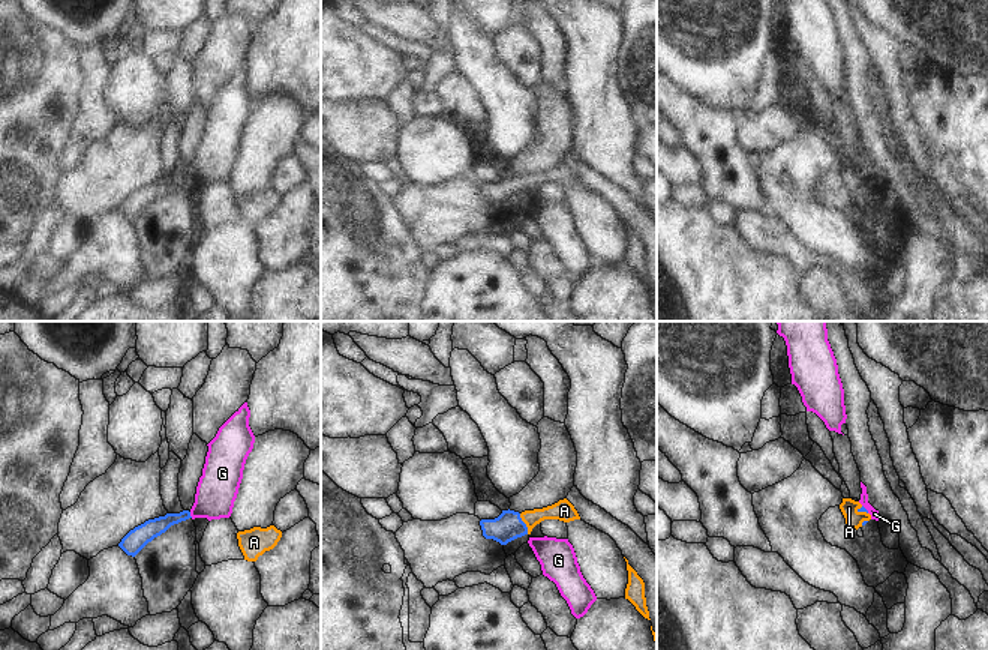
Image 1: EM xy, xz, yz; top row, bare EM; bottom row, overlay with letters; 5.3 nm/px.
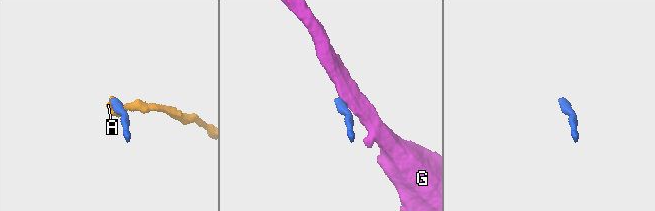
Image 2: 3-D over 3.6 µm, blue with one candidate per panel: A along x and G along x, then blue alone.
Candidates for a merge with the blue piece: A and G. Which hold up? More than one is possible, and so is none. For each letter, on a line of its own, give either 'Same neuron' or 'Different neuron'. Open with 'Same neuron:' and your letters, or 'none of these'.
Same neuron: A
A: Same neuron
G: Different neuron

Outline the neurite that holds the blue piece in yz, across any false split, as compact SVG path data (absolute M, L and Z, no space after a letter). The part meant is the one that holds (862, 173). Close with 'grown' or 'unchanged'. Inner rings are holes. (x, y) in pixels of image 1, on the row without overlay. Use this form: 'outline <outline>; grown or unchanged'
outline M843 162L840 173L846 182L846 188L850 192L858 194L859 191L865 189L871 183L868 174L859 165L855 165L852 162Z; grown

